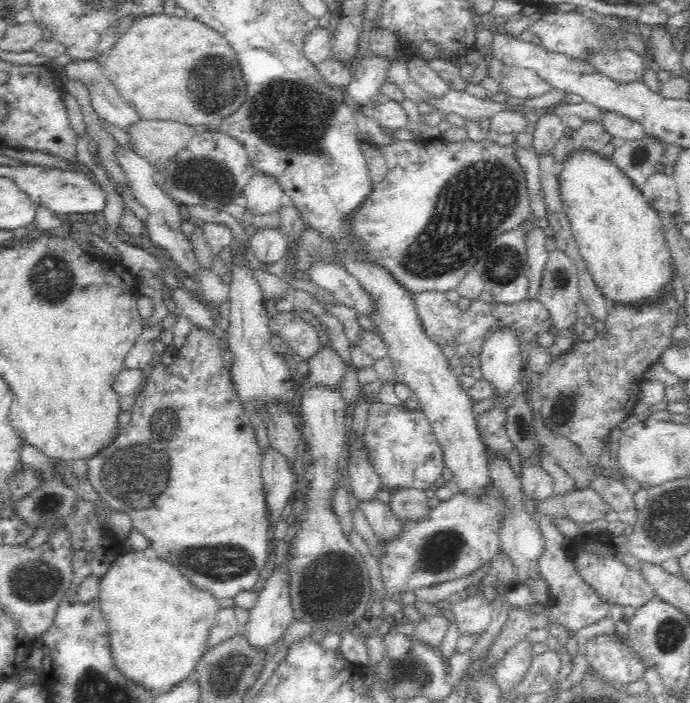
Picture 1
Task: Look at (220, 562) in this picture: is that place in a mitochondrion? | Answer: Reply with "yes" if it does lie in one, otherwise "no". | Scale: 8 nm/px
yes

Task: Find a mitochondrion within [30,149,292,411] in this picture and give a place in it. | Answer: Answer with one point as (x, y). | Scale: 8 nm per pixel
(54, 281)

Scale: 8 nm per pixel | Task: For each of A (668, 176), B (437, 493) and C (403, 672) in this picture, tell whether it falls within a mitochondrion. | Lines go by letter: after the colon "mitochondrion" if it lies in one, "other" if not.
A: other
B: other
C: mitochondrion

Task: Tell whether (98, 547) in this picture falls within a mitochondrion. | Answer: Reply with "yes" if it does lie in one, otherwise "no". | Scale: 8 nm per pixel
no

